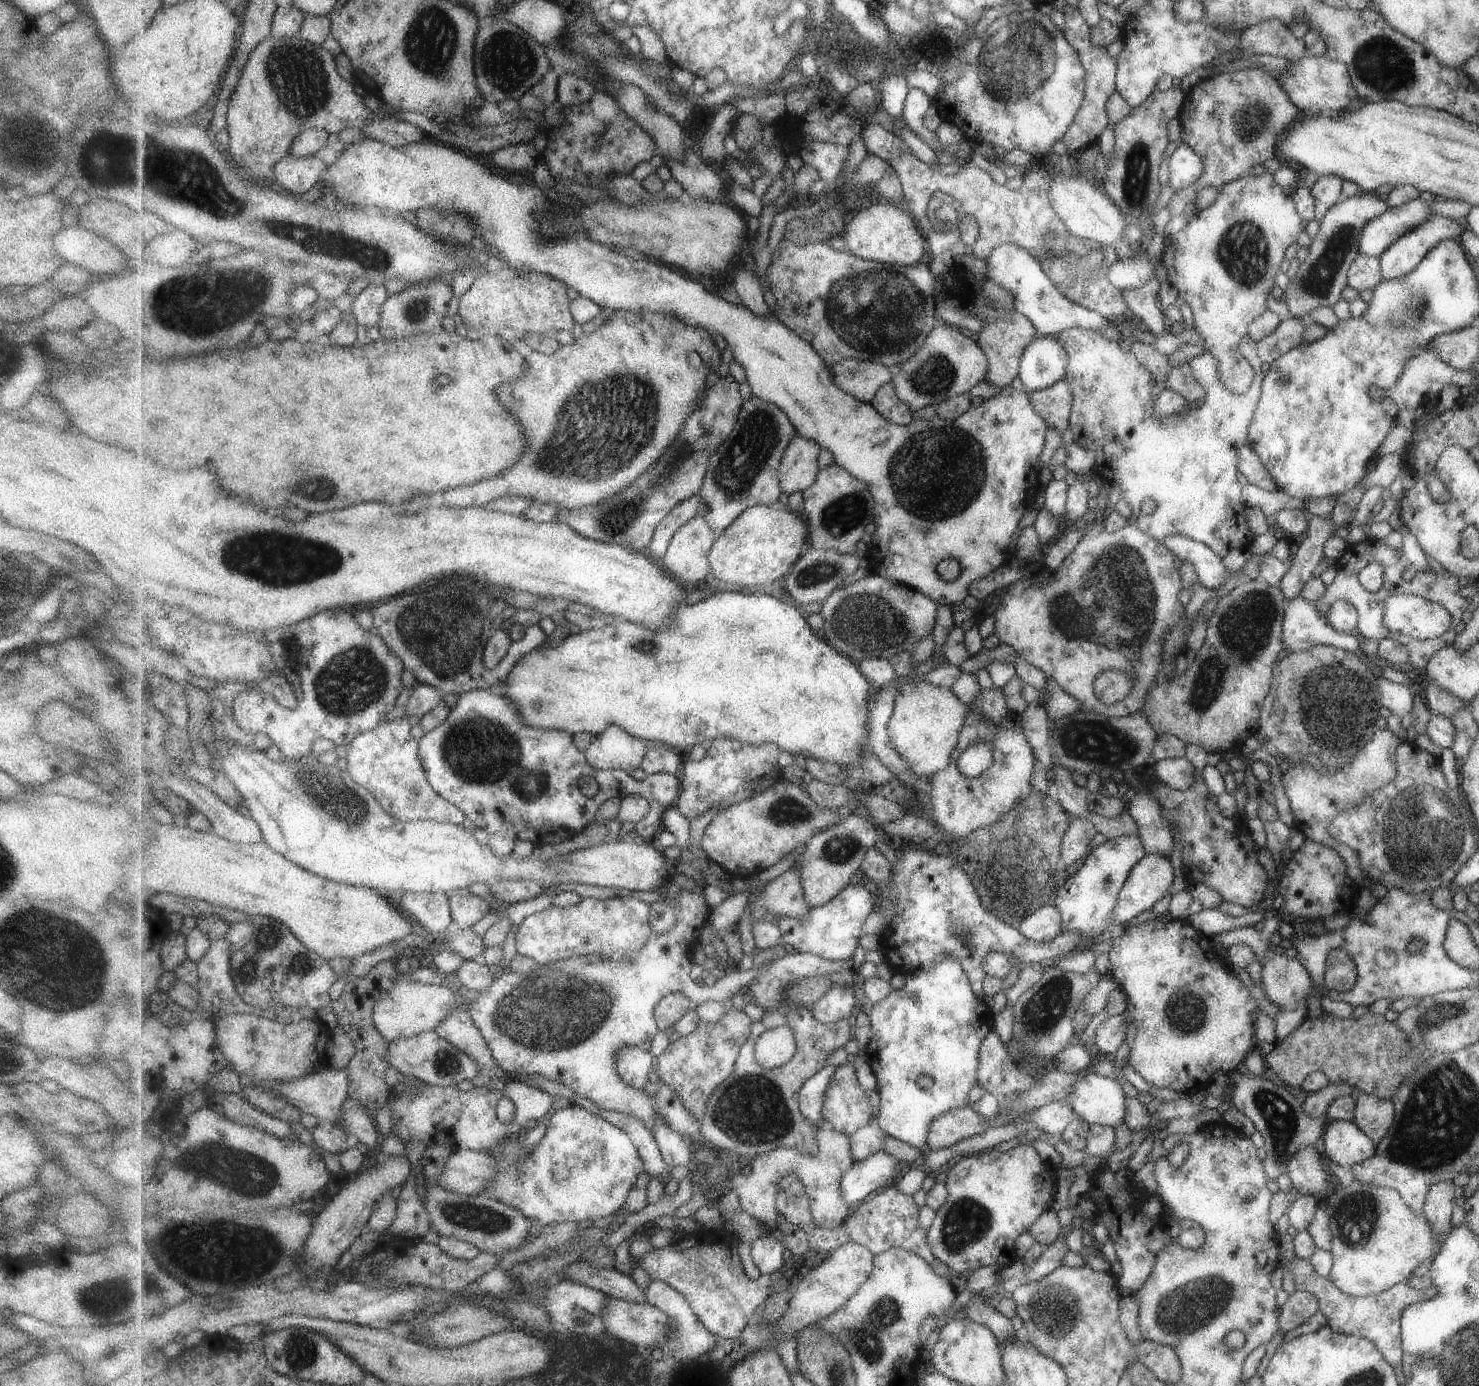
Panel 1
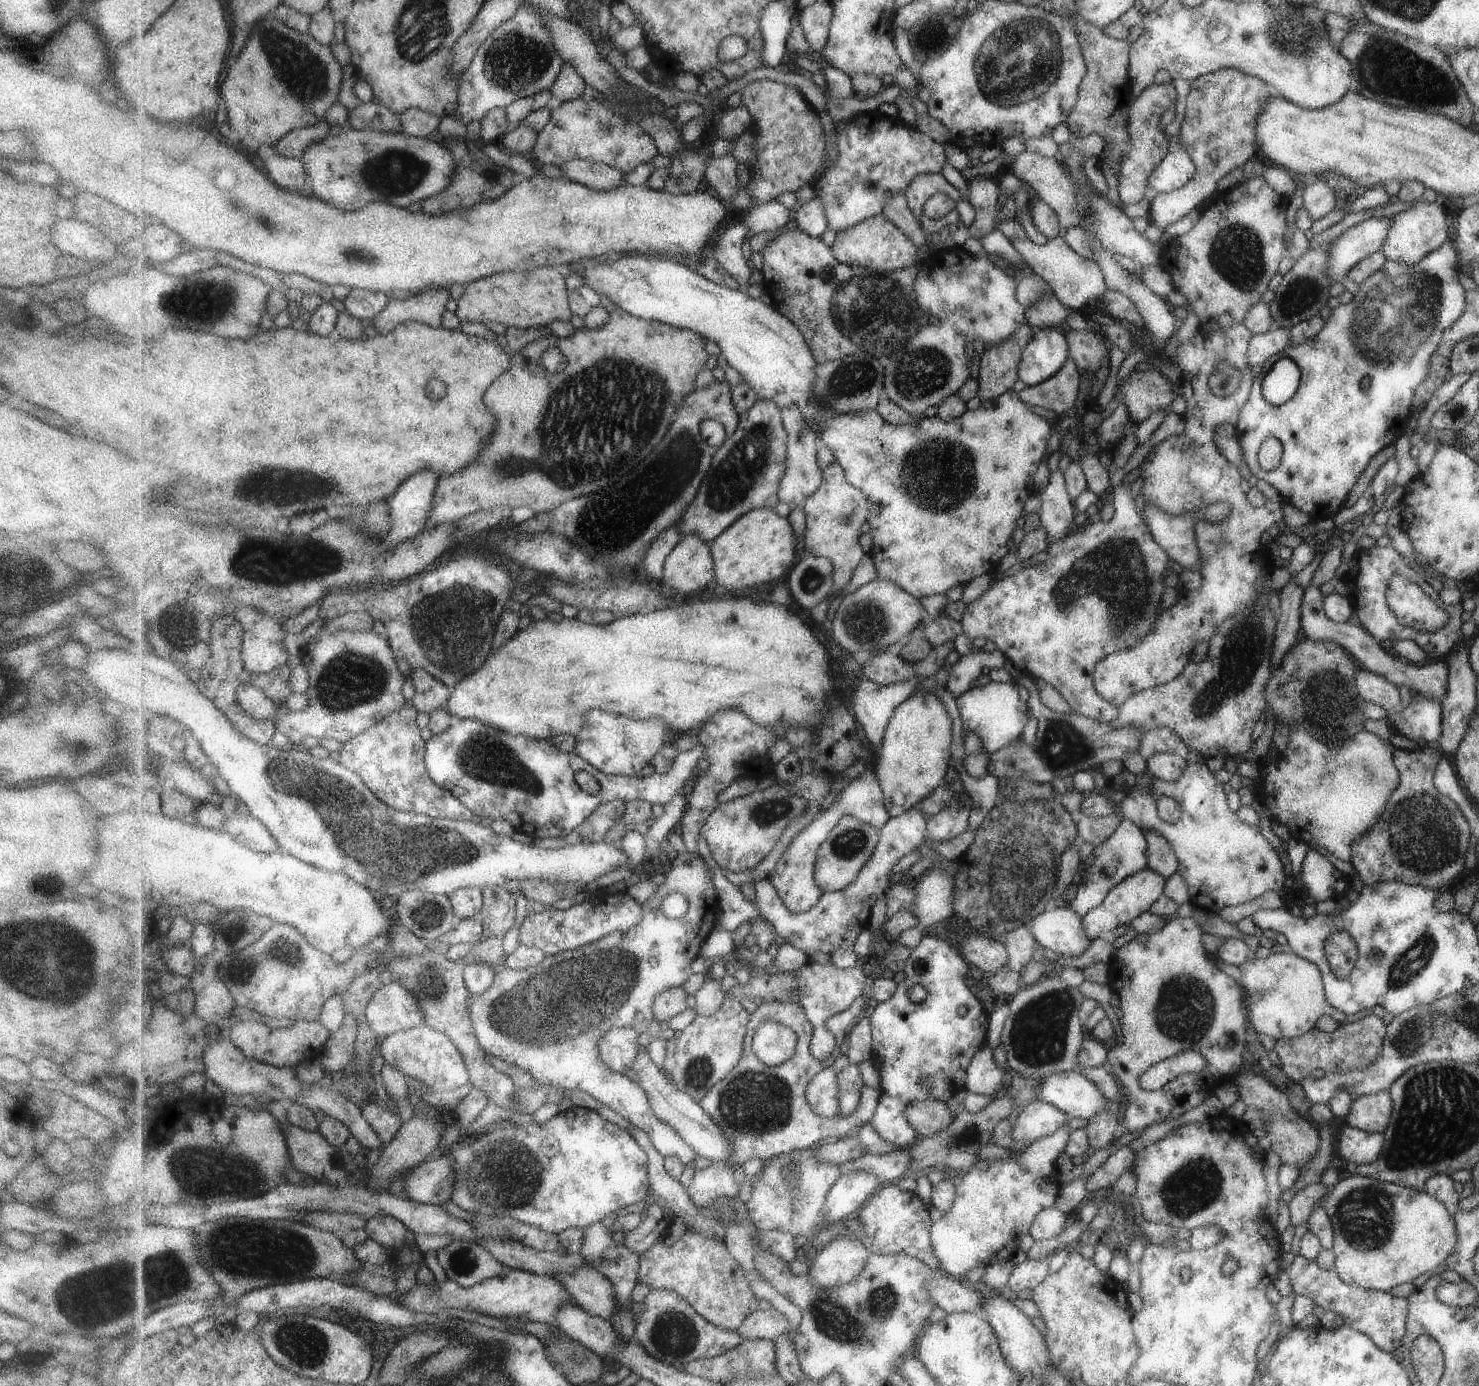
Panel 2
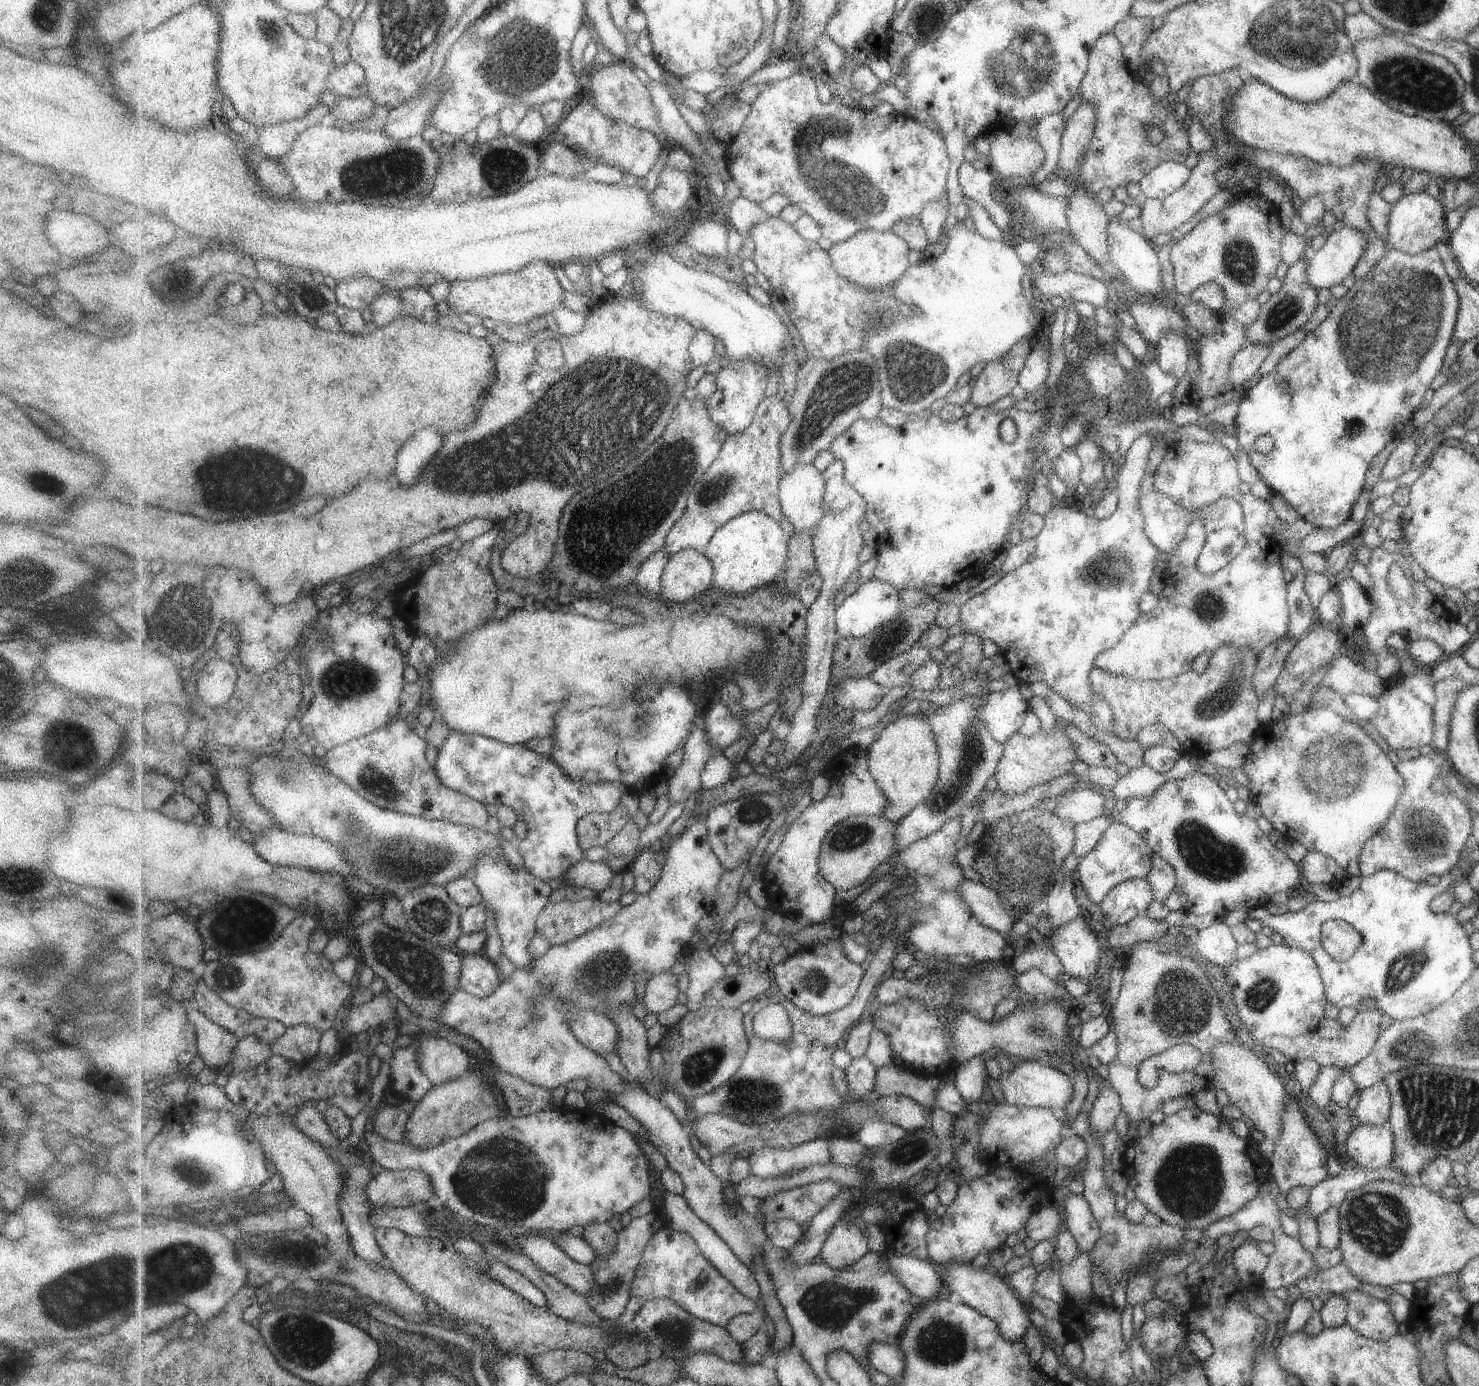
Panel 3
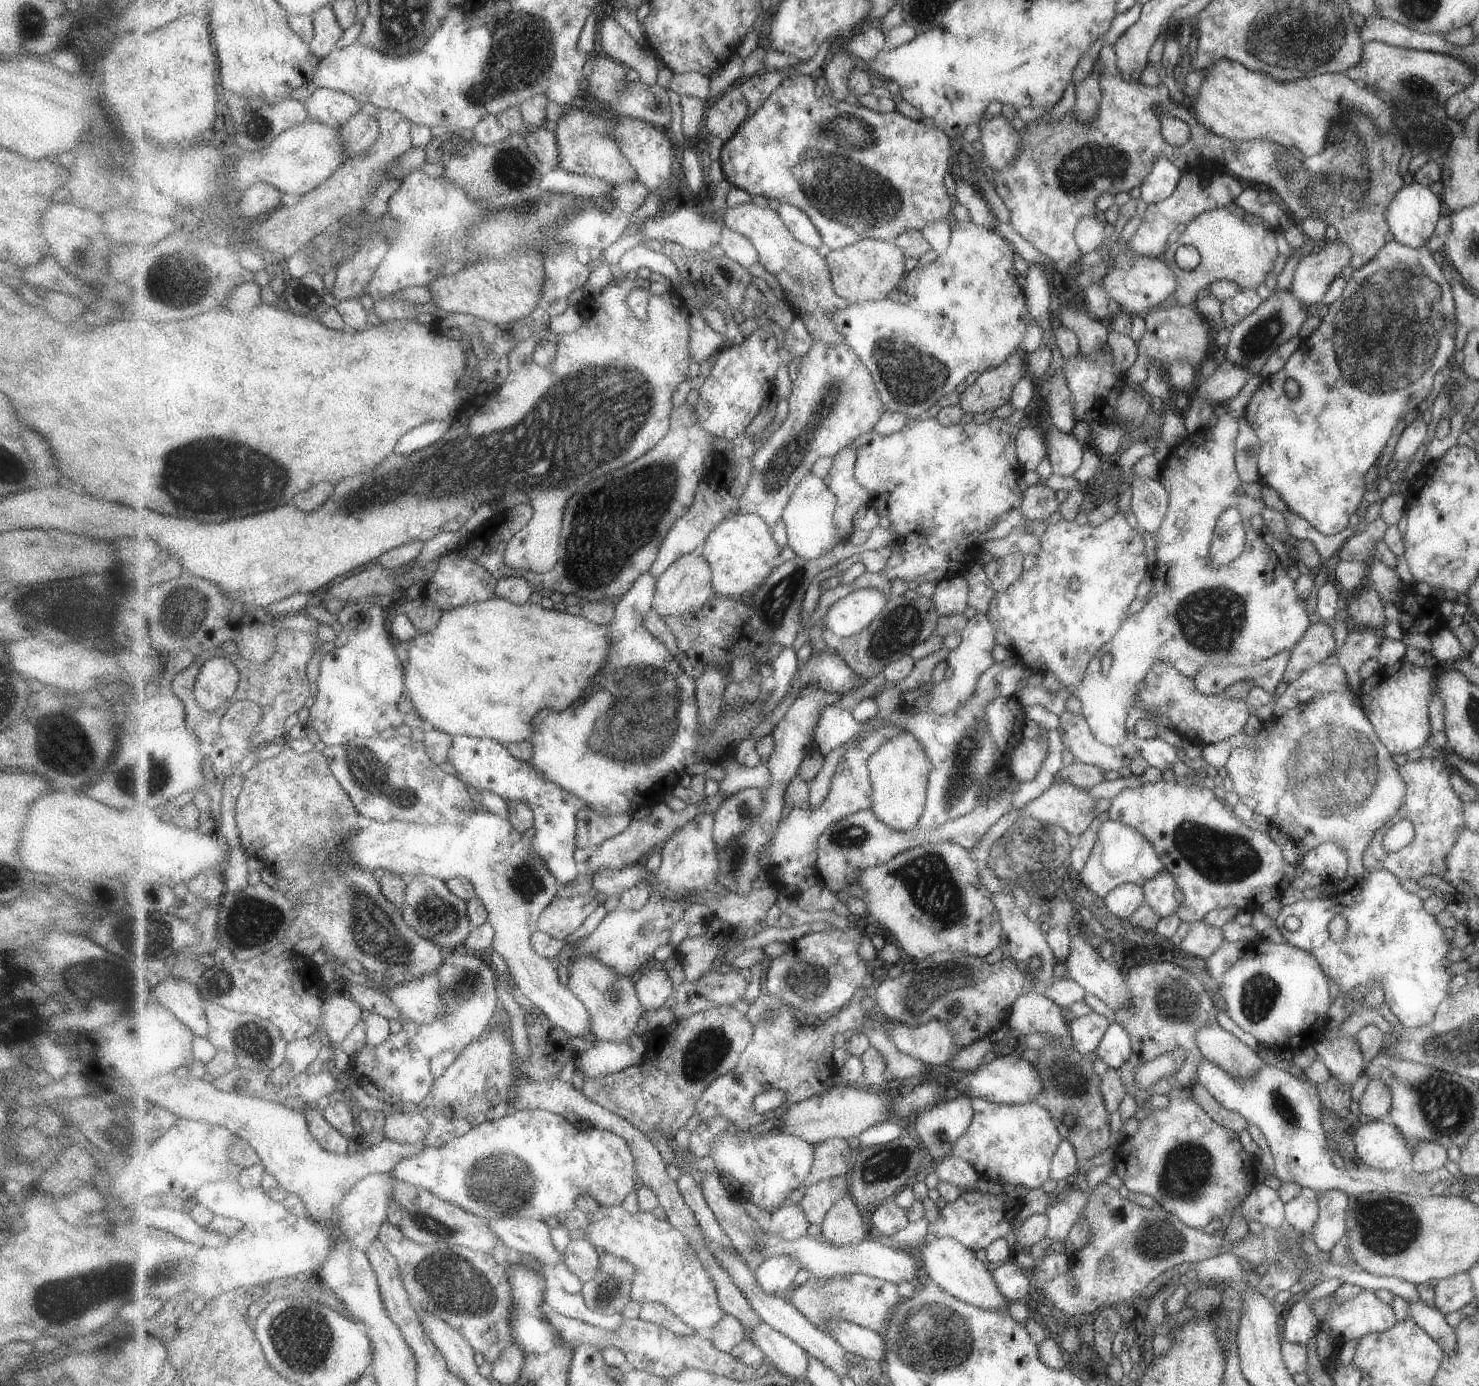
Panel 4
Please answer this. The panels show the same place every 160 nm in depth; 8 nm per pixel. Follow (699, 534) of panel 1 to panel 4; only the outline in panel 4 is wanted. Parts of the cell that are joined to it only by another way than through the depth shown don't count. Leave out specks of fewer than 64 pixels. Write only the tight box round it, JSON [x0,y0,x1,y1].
[652,551,715,618]

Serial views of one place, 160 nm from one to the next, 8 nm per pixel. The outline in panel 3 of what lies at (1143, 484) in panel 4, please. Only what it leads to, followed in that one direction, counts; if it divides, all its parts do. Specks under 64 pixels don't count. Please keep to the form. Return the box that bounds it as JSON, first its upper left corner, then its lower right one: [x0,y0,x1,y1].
[1137,488,1194,553]

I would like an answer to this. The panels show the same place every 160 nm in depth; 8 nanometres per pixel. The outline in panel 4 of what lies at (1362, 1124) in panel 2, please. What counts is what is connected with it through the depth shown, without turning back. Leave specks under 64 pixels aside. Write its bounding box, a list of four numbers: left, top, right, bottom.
[1358,1080,1391,1120]

